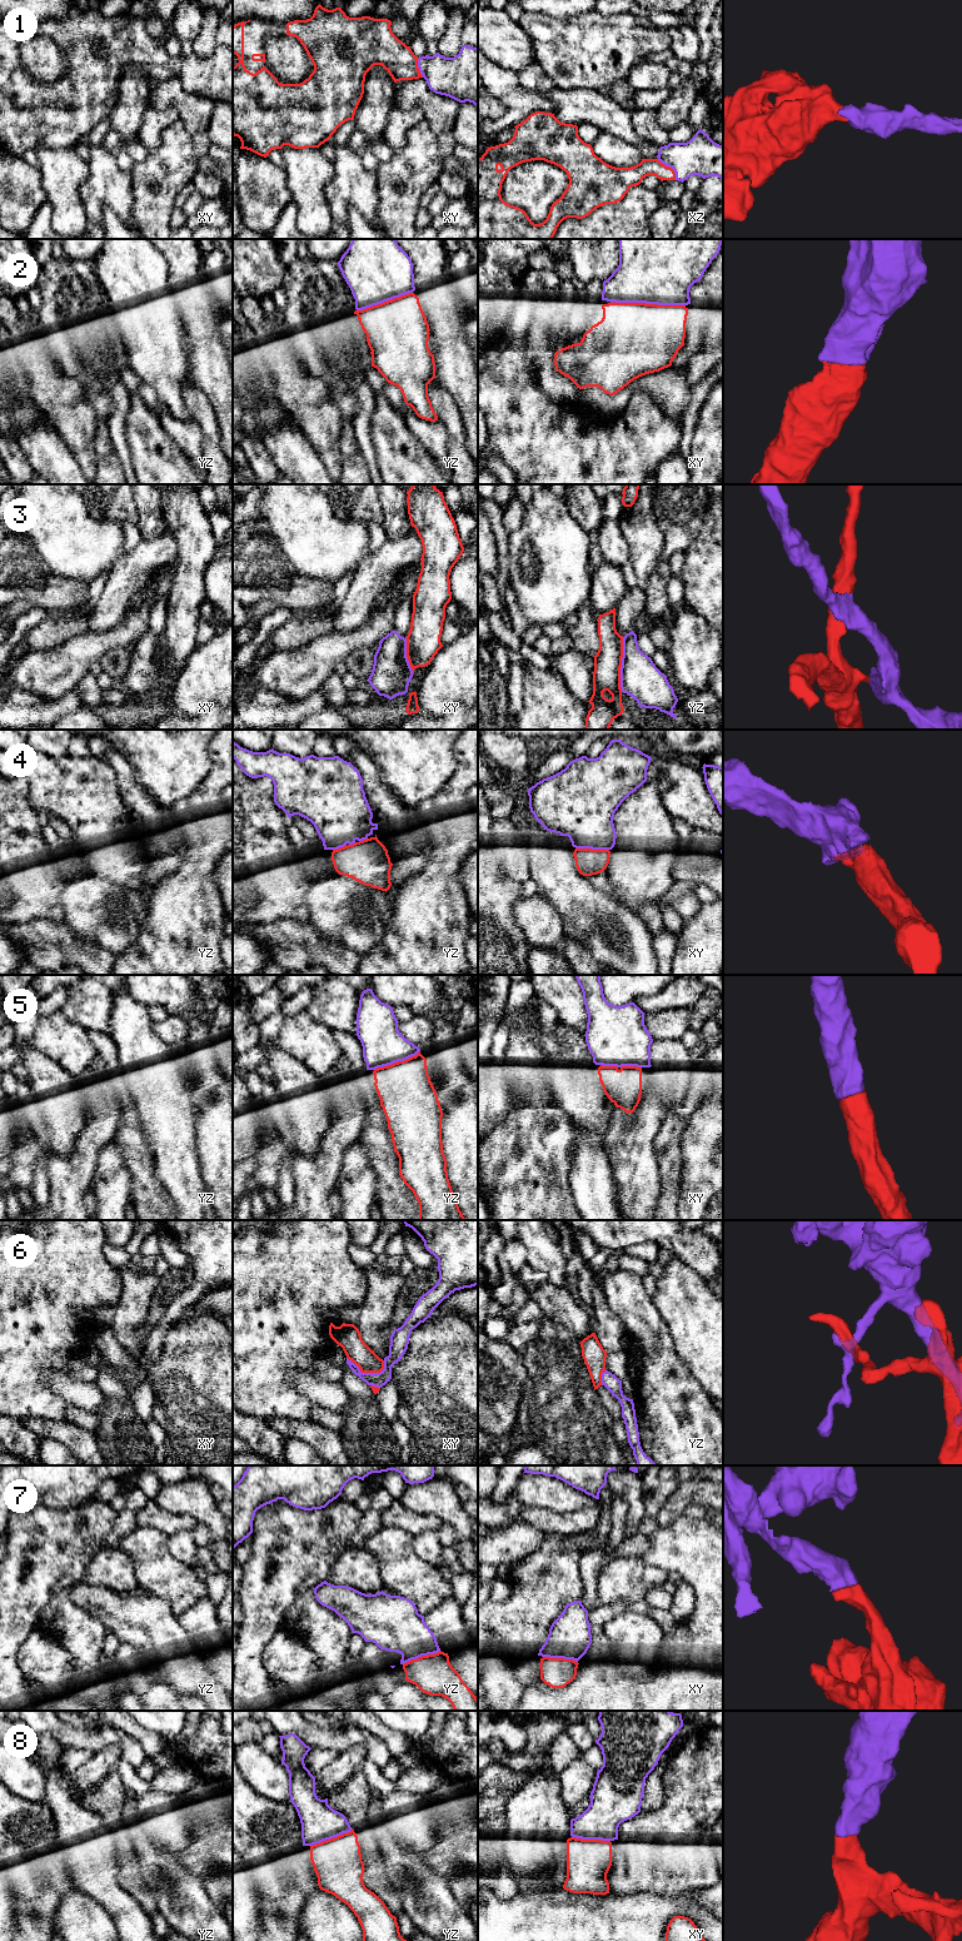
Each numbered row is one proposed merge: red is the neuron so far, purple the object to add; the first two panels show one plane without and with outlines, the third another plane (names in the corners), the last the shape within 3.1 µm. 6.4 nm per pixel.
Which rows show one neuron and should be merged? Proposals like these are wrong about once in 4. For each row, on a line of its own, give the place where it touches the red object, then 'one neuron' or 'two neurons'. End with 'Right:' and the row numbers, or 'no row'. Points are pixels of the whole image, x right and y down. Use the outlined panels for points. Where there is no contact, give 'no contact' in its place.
1: xz (668, 167) | one neuron
2: xy (648, 304) | one neuron
3: yz (621, 665) | two neurons
4: xy (591, 849) | one neuron
5: yz (398, 1061) | one neuron
6: xy (365, 1372) | two neurons
7: yz (422, 1656) | one neuron
8: yz (330, 1839) | one neuron
Right: 1, 2, 4, 5, 7, 8

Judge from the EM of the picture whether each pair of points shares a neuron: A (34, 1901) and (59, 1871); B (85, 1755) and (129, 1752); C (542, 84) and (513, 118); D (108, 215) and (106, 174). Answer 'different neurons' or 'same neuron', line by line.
A: same neuron
B: different neurons
C: different neurons
D: different neurons

